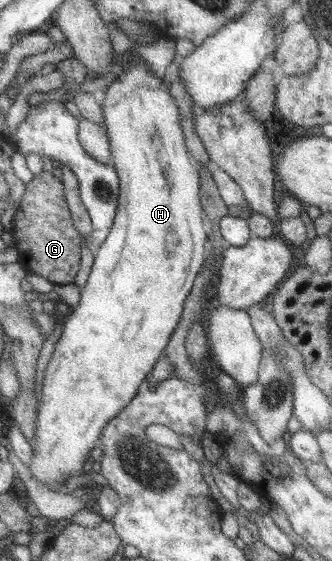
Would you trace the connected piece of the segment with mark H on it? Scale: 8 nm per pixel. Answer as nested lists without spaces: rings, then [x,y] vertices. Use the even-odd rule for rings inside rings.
[[[129,50],[135,52],[135,58],[131,64],[129,69],[125,70],[125,73],[119,76],[119,79],[113,81],[110,86],[108,86],[107,90],[105,90],[105,99],[103,101],[102,109],[104,112],[104,123],[106,124],[106,132],[108,134],[110,140],[110,149],[112,152],[112,160],[111,164],[116,167],[116,170],[119,174],[120,179],[120,198],[119,198],[119,208],[116,210],[116,218],[114,223],[112,224],[112,229],[108,234],[108,237],[100,244],[97,248],[97,251],[94,255],[94,262],[91,267],[91,272],[87,280],[87,284],[83,290],[81,290],[81,298],[79,304],[76,307],[69,309],[69,313],[67,312],[67,320],[63,322],[63,332],[61,332],[61,336],[59,336],[59,340],[57,340],[57,344],[55,346],[55,350],[53,352],[53,356],[45,370],[45,377],[43,378],[43,398],[41,401],[41,405],[38,405],[38,413],[37,413],[37,421],[35,421],[35,440],[33,444],[34,455],[32,458],[32,463],[28,466],[31,470],[31,474],[33,479],[37,479],[39,482],[42,482],[45,486],[55,491],[57,483],[63,482],[63,480],[68,480],[67,476],[71,474],[71,472],[83,472],[83,464],[85,464],[85,460],[89,458],[89,450],[91,448],[95,448],[97,446],[97,442],[101,440],[101,434],[104,433],[104,430],[108,426],[109,422],[111,422],[117,414],[119,414],[126,406],[132,401],[132,398],[136,396],[139,392],[139,384],[147,378],[147,374],[155,369],[157,362],[161,359],[161,354],[163,354],[163,350],[165,346],[168,346],[168,342],[172,338],[172,335],[175,333],[175,328],[180,325],[180,322],[184,316],[184,310],[186,309],[186,304],[188,298],[192,294],[192,290],[196,284],[196,278],[200,274],[200,270],[203,269],[204,262],[209,257],[209,249],[208,249],[208,227],[206,224],[206,219],[204,217],[204,207],[203,207],[203,198],[201,197],[201,178],[200,171],[198,166],[193,164],[193,158],[191,158],[191,153],[187,152],[187,148],[185,148],[185,144],[183,144],[183,132],[181,132],[181,126],[179,126],[179,118],[181,115],[179,114],[179,109],[177,105],[174,103],[173,98],[169,95],[169,84],[163,81],[163,77],[160,77],[151,69],[151,66],[148,66],[148,63],[136,52],[136,50]]]

